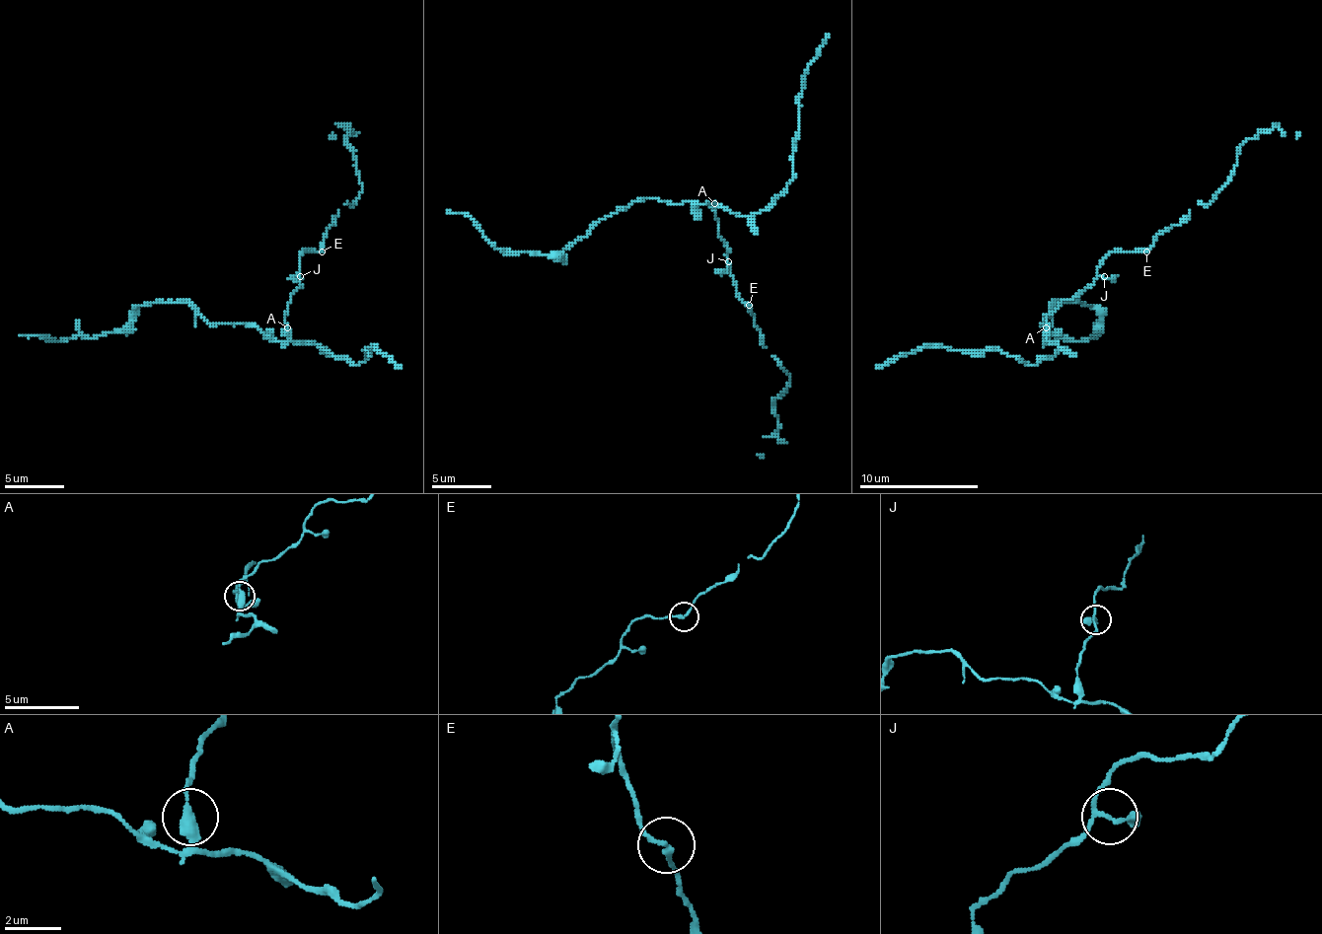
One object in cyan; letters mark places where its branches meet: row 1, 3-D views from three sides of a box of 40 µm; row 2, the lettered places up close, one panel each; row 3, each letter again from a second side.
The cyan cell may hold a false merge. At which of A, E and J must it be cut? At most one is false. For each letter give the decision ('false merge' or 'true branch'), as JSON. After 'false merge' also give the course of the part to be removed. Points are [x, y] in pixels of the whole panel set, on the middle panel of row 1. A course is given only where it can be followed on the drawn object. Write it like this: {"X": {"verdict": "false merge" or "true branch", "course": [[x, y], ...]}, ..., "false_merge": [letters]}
{"A": {"verdict": "false merge", "course": [[715, 204], [638, 198], [572, 243], [560, 257], [500, 251], [468, 216], [447, 210]]}, "E": {"verdict": "true branch"}, "J": {"verdict": "true branch"}, "false_merge": ["A"]}

